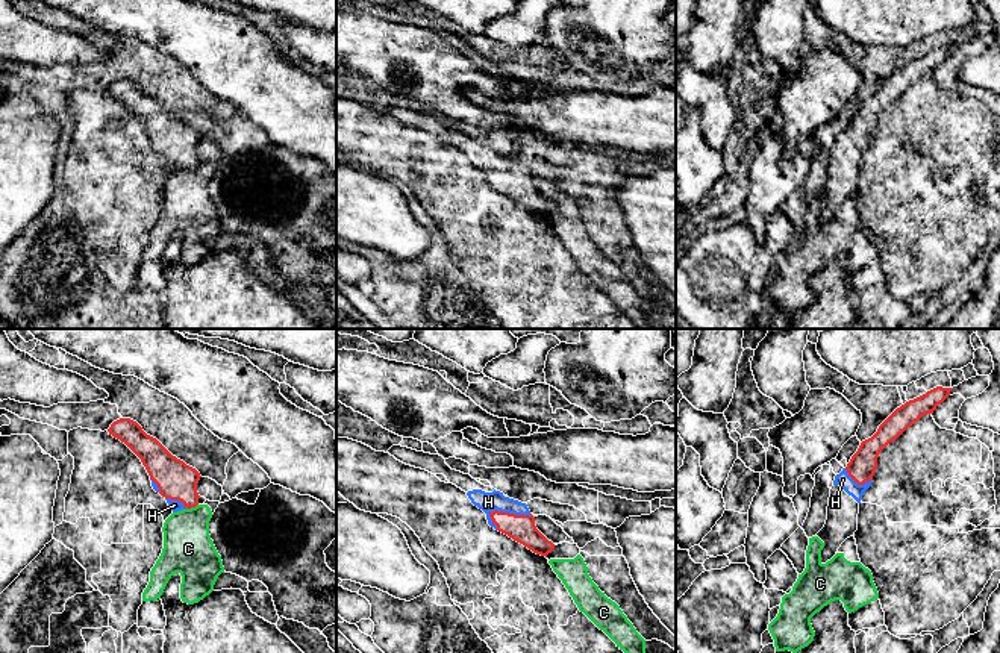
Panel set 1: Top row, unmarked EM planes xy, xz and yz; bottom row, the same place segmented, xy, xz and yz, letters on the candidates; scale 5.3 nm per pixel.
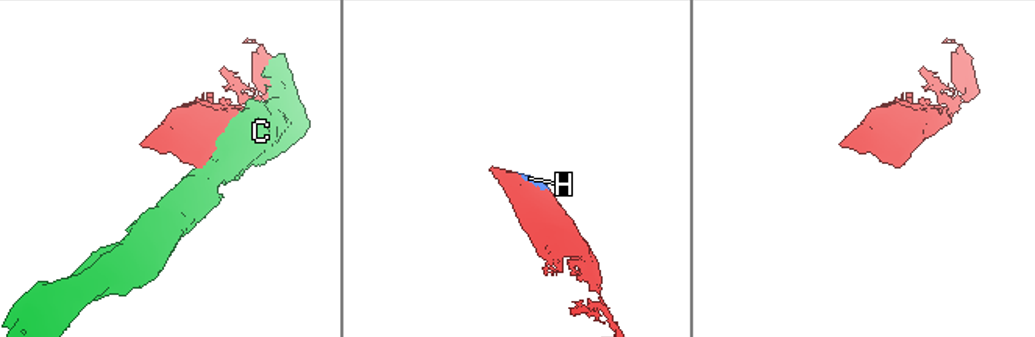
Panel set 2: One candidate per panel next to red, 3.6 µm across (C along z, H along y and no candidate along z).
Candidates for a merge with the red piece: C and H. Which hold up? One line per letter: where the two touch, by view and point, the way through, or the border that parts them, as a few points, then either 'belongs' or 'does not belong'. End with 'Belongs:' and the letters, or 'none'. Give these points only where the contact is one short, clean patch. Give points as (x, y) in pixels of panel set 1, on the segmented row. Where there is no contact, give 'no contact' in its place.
C: xy (193, 506) | does not belong
H: xz (508, 512) | belongs
Belongs: H

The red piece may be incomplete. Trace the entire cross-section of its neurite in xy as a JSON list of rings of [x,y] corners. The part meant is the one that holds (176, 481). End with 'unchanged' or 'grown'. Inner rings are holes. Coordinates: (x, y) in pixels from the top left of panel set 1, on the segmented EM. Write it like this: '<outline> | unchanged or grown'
[[[130,418],[114,421],[108,432],[141,459],[153,489],[167,500],[173,512],[198,505],[197,483],[202,476],[195,468],[173,456],[156,438],[147,435]]] | grown

